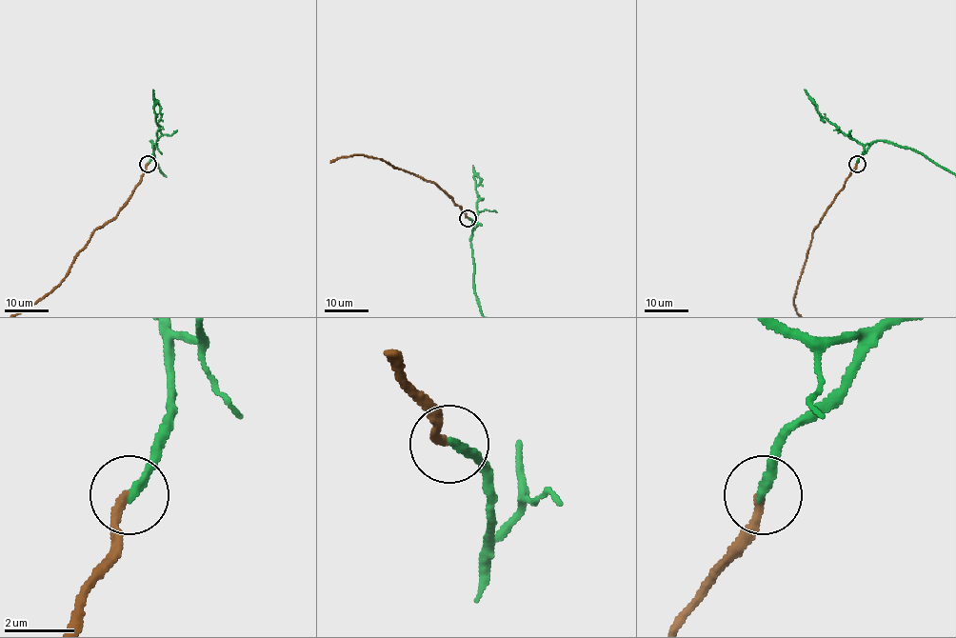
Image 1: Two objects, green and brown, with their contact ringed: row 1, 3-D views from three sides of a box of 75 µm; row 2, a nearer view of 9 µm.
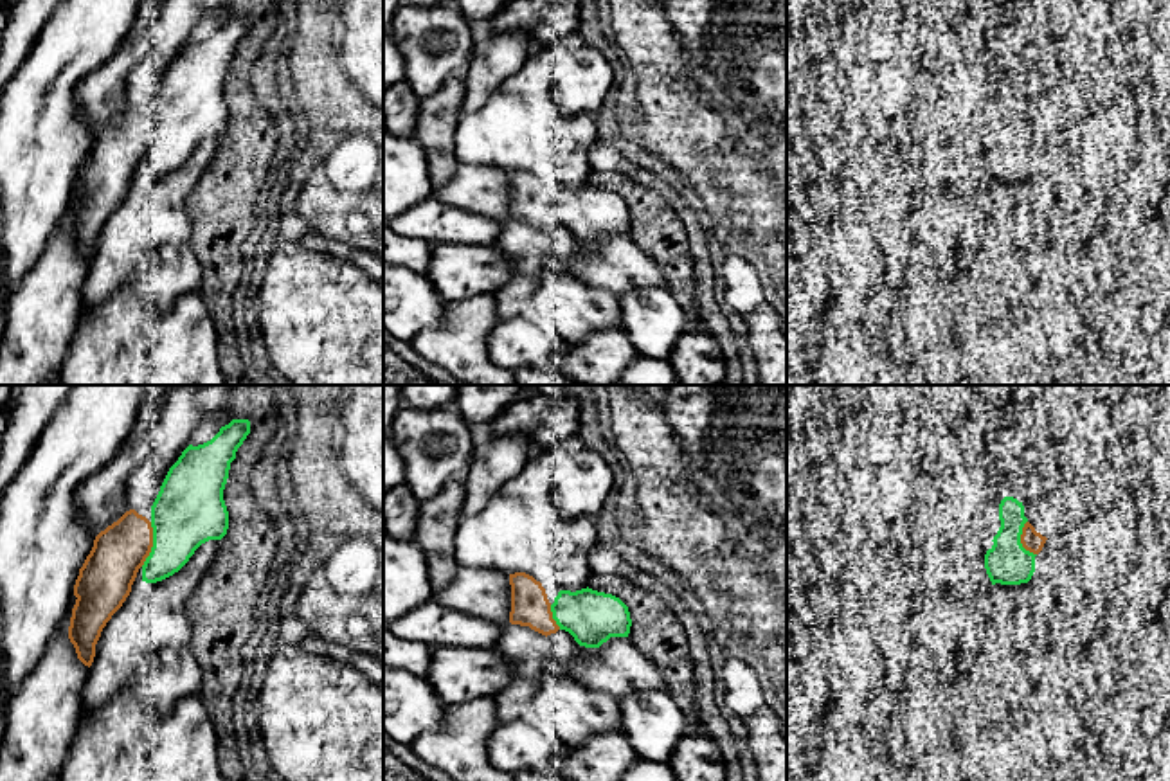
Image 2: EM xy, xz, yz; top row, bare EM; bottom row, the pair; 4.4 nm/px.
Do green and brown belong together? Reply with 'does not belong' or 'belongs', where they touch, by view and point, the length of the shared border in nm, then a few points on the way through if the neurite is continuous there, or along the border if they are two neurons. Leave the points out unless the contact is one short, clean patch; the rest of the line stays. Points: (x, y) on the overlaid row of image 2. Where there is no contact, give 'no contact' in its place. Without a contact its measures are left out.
belongs; meets green in xy at (153, 544); contact 200 nm long

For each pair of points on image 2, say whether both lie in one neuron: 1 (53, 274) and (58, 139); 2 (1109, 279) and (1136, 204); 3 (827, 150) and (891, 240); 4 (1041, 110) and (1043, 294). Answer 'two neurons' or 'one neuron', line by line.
1: two neurons
2: one neuron
3: two neurons
4: two neurons

